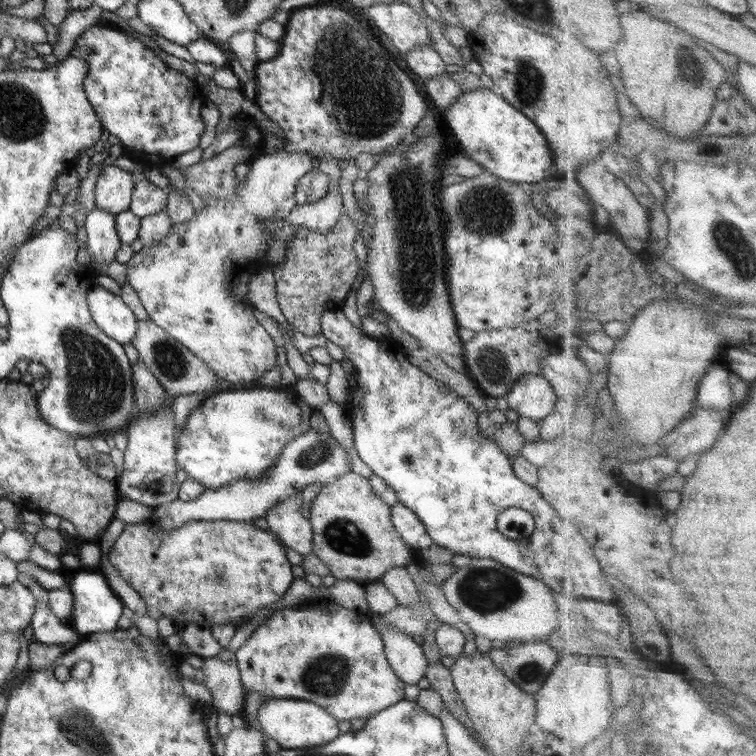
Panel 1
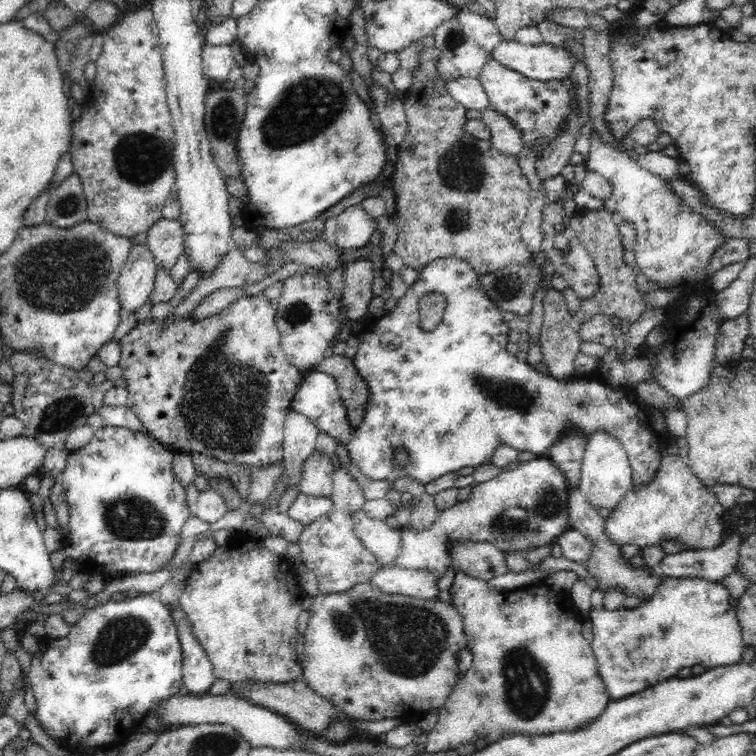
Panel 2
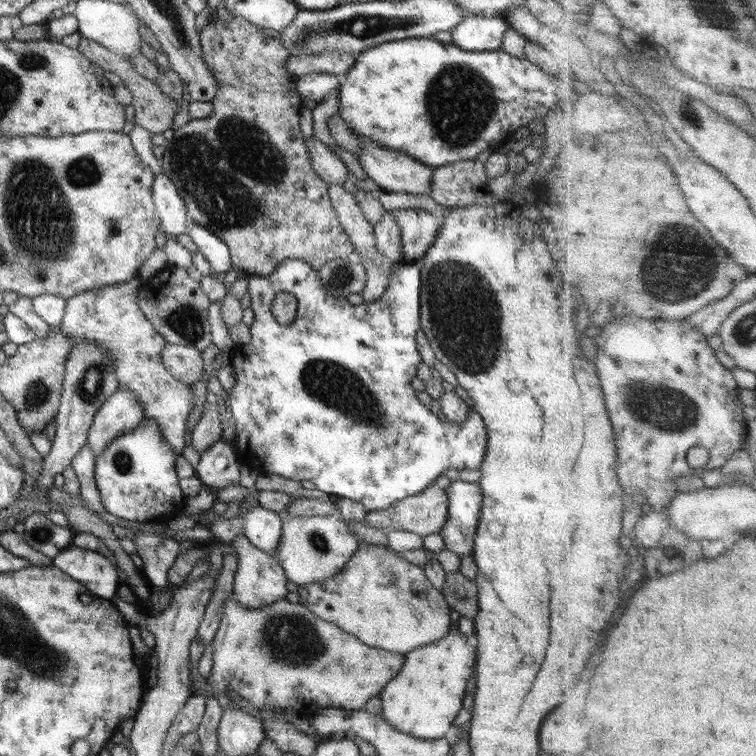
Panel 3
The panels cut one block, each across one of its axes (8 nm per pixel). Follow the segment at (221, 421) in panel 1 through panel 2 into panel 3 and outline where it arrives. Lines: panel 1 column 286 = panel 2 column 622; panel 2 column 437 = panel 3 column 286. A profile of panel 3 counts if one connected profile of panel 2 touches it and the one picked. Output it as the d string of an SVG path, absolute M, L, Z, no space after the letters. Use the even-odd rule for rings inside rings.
M284 260L284 263L281 263L275 272L272 272L272 275L258 276L248 274L246 279L247 294L250 294L251 308L254 311L254 322L249 326L251 330L250 342L245 345L237 345L231 351L232 360L230 360L230 364L236 371L236 382L228 391L229 410L232 412L236 424L236 436L232 440L232 445L235 447L237 458L241 464L246 463L261 472L278 474L278 476L284 476L288 480L308 480L318 490L322 490L328 495L360 502L367 512L386 510L398 500L404 500L408 496L420 494L424 488L428 488L434 483L434 480L437 480L438 476L444 475L446 470L450 470L450 468L479 470L482 461L484 461L484 455L486 455L486 447L488 447L488 430L486 430L483 418L474 410L470 410L464 422L457 423L448 420L442 422L438 415L431 412L429 406L425 406L420 402L416 396L416 390L412 386L412 378L416 376L418 364L422 362L418 352L419 346L416 342L416 333L421 330L419 314L422 274L415 262L405 262L404 266L400 266L389 277L386 291L378 300L356 304L356 306L345 297L335 297L328 293L324 289L324 285L322 285L319 273L302 260ZM280 291L293 294L297 300L296 320L290 326L282 326L272 314L272 301Z

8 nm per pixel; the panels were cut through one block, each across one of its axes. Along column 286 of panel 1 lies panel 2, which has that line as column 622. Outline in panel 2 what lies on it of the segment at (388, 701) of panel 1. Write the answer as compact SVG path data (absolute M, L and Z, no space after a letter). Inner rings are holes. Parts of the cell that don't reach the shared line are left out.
M666 577L650 600L642 601L636 608L605 610L602 607L593 607L587 617L593 624L594 640L591 646L598 663L598 673L610 698L623 699L632 696L661 681L675 678L680 670L694 665L702 665L708 670L739 663L745 645L737 609L730 604L730 599L730 591L720 581Z

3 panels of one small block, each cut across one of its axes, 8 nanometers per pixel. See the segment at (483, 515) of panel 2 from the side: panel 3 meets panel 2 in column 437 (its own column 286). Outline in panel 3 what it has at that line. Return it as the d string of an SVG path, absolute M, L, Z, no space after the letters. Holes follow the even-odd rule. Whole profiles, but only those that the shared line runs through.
M286 516L282 520L280 543L276 547L276 557L287 580L297 586L306 586L314 582L330 580L332 576L340 574L340 570L354 552L358 550L358 539L348 530L344 521L330 516Z

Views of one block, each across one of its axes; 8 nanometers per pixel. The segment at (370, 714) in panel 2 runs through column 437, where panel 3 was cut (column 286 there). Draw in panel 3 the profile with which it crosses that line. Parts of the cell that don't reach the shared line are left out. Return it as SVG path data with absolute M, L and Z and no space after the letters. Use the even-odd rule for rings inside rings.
M234 597L221 606L221 620L212 644L212 671L207 678L206 696L236 692L256 707L302 708L316 712L323 708L360 710L402 669L404 655L372 648L342 631L337 624L317 618L302 604L278 600L264 608L245 608Z

